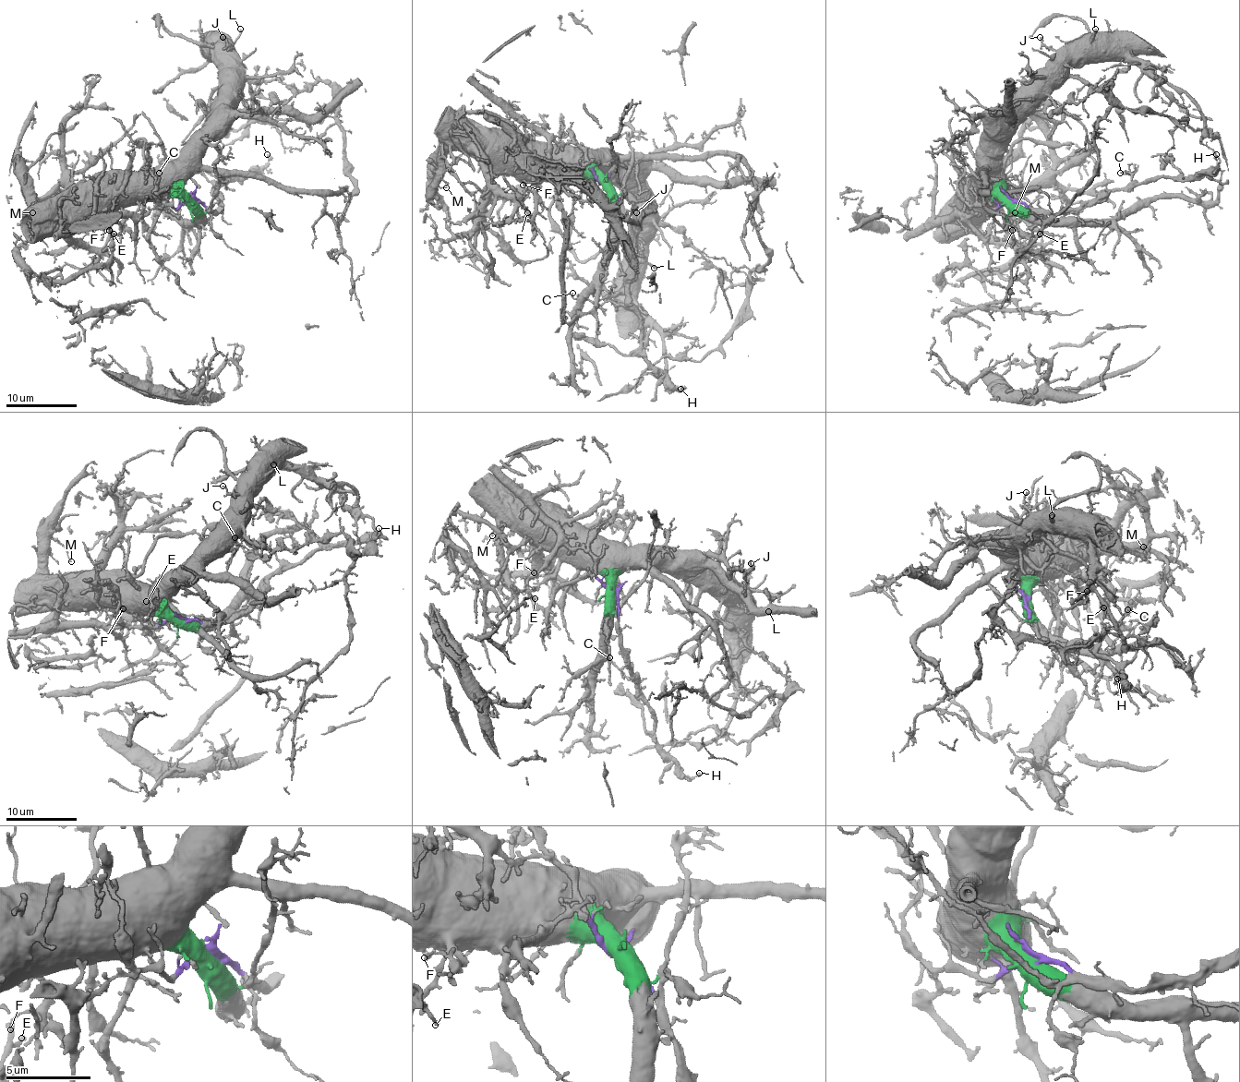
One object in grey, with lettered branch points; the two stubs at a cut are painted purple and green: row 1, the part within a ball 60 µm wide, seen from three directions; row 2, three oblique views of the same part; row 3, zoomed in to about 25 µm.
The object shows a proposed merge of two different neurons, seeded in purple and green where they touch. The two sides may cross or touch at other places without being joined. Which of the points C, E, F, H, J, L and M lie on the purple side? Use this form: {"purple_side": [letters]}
{"purple_side": ["C", "H"]}

